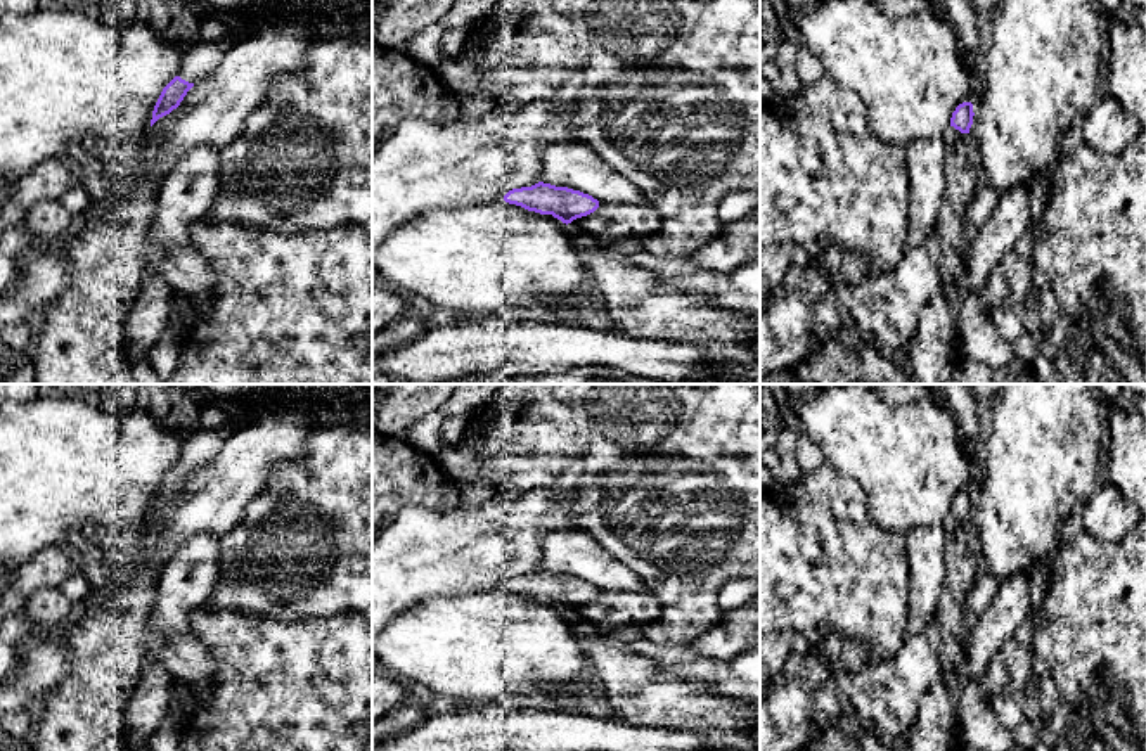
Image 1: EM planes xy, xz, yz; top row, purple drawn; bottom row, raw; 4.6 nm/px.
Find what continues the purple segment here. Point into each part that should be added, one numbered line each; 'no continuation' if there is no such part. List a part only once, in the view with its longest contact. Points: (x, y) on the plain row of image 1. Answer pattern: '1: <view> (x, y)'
1: xy (201, 449)
2: yz (963, 566)

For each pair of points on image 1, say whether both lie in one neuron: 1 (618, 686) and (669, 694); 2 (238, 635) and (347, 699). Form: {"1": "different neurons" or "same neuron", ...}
{"1": "same neuron", "2": "same neuron"}

